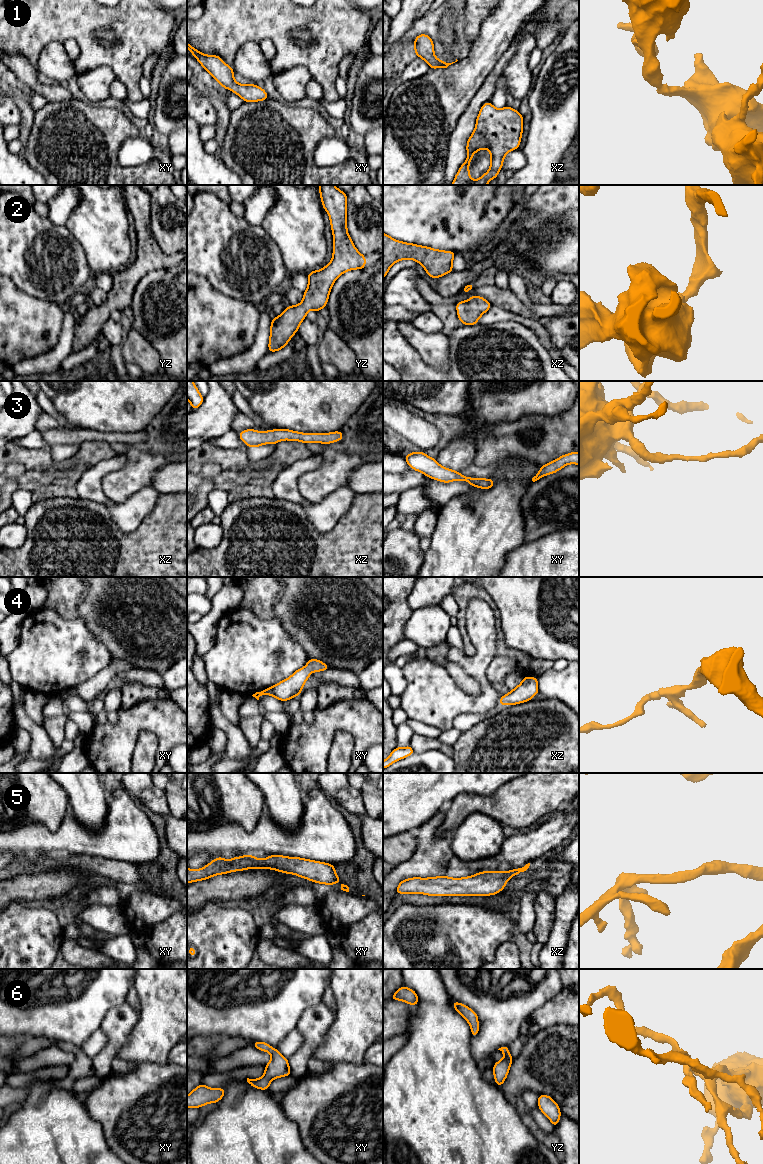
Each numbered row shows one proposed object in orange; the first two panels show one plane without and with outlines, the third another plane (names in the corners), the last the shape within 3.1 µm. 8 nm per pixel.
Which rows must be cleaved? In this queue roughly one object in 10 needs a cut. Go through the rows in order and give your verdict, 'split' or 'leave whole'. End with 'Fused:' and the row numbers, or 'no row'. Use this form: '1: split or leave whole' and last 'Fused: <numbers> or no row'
1: leave whole
2: leave whole
3: leave whole
4: leave whole
5: leave whole
6: leave whole
Fused: no row

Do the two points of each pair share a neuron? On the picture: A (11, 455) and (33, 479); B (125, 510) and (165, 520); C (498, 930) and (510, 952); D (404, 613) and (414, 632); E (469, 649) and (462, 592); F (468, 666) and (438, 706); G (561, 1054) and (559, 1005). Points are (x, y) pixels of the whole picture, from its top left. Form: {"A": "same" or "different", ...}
{"A": "same", "B": "different", "C": "different", "D": "different", "E": "same", "F": "same", "G": "different"}

